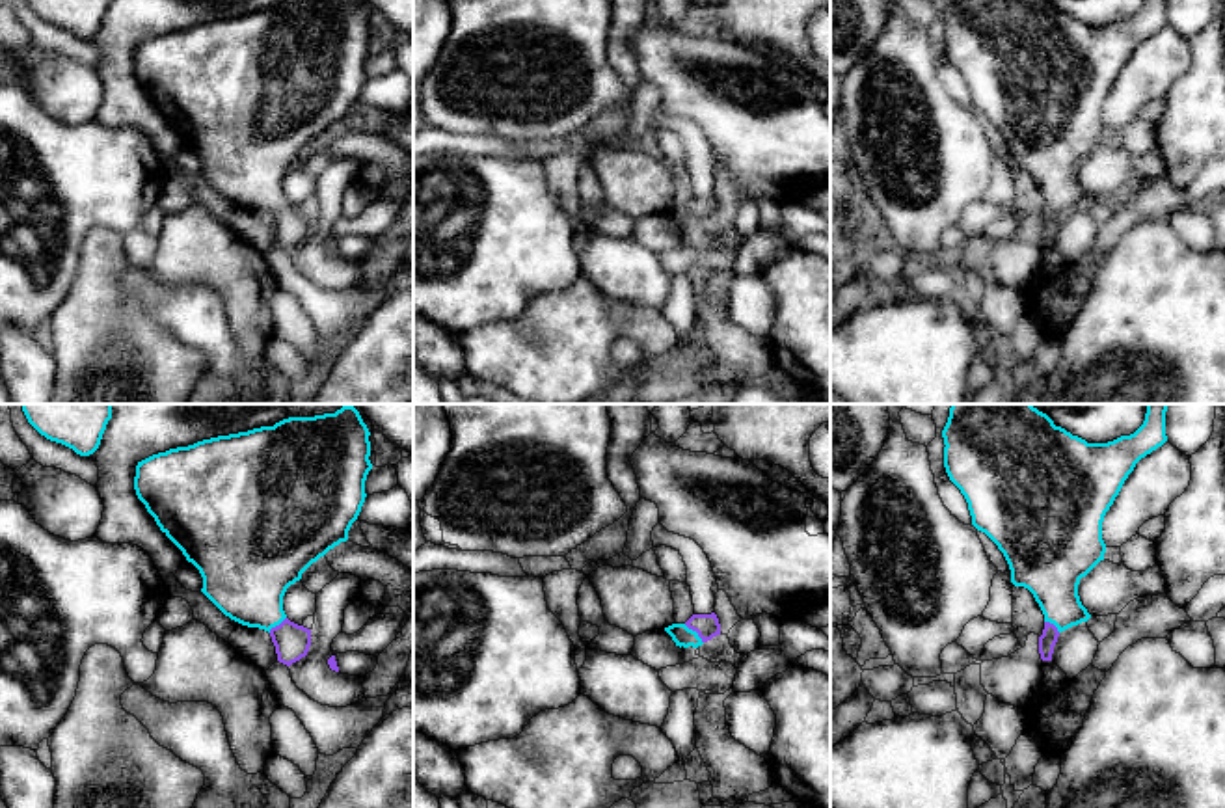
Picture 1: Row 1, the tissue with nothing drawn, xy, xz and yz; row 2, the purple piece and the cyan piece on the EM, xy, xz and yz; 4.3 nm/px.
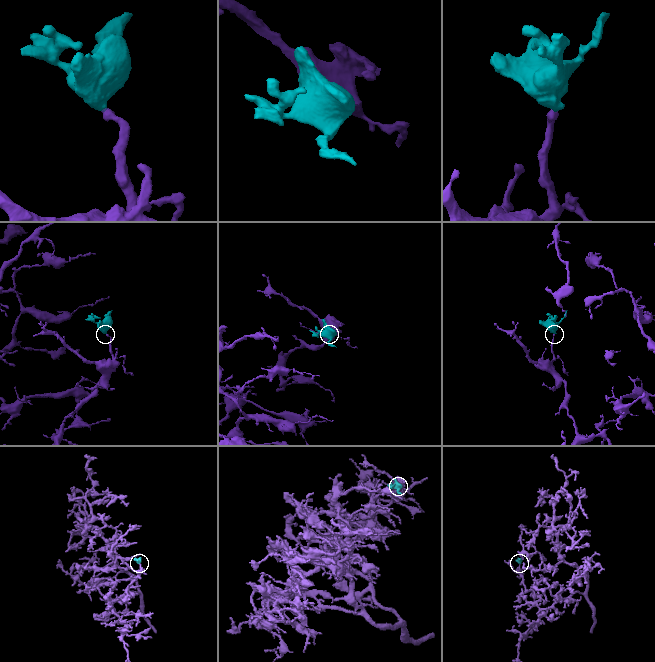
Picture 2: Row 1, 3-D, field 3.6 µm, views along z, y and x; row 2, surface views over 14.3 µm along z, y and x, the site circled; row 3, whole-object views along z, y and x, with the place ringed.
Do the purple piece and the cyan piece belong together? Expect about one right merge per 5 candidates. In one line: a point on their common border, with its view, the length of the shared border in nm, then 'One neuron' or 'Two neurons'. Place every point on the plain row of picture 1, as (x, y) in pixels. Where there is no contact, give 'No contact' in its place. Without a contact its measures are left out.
Touches purple at xz (695, 213). Shared border 120 nm. One neuron

